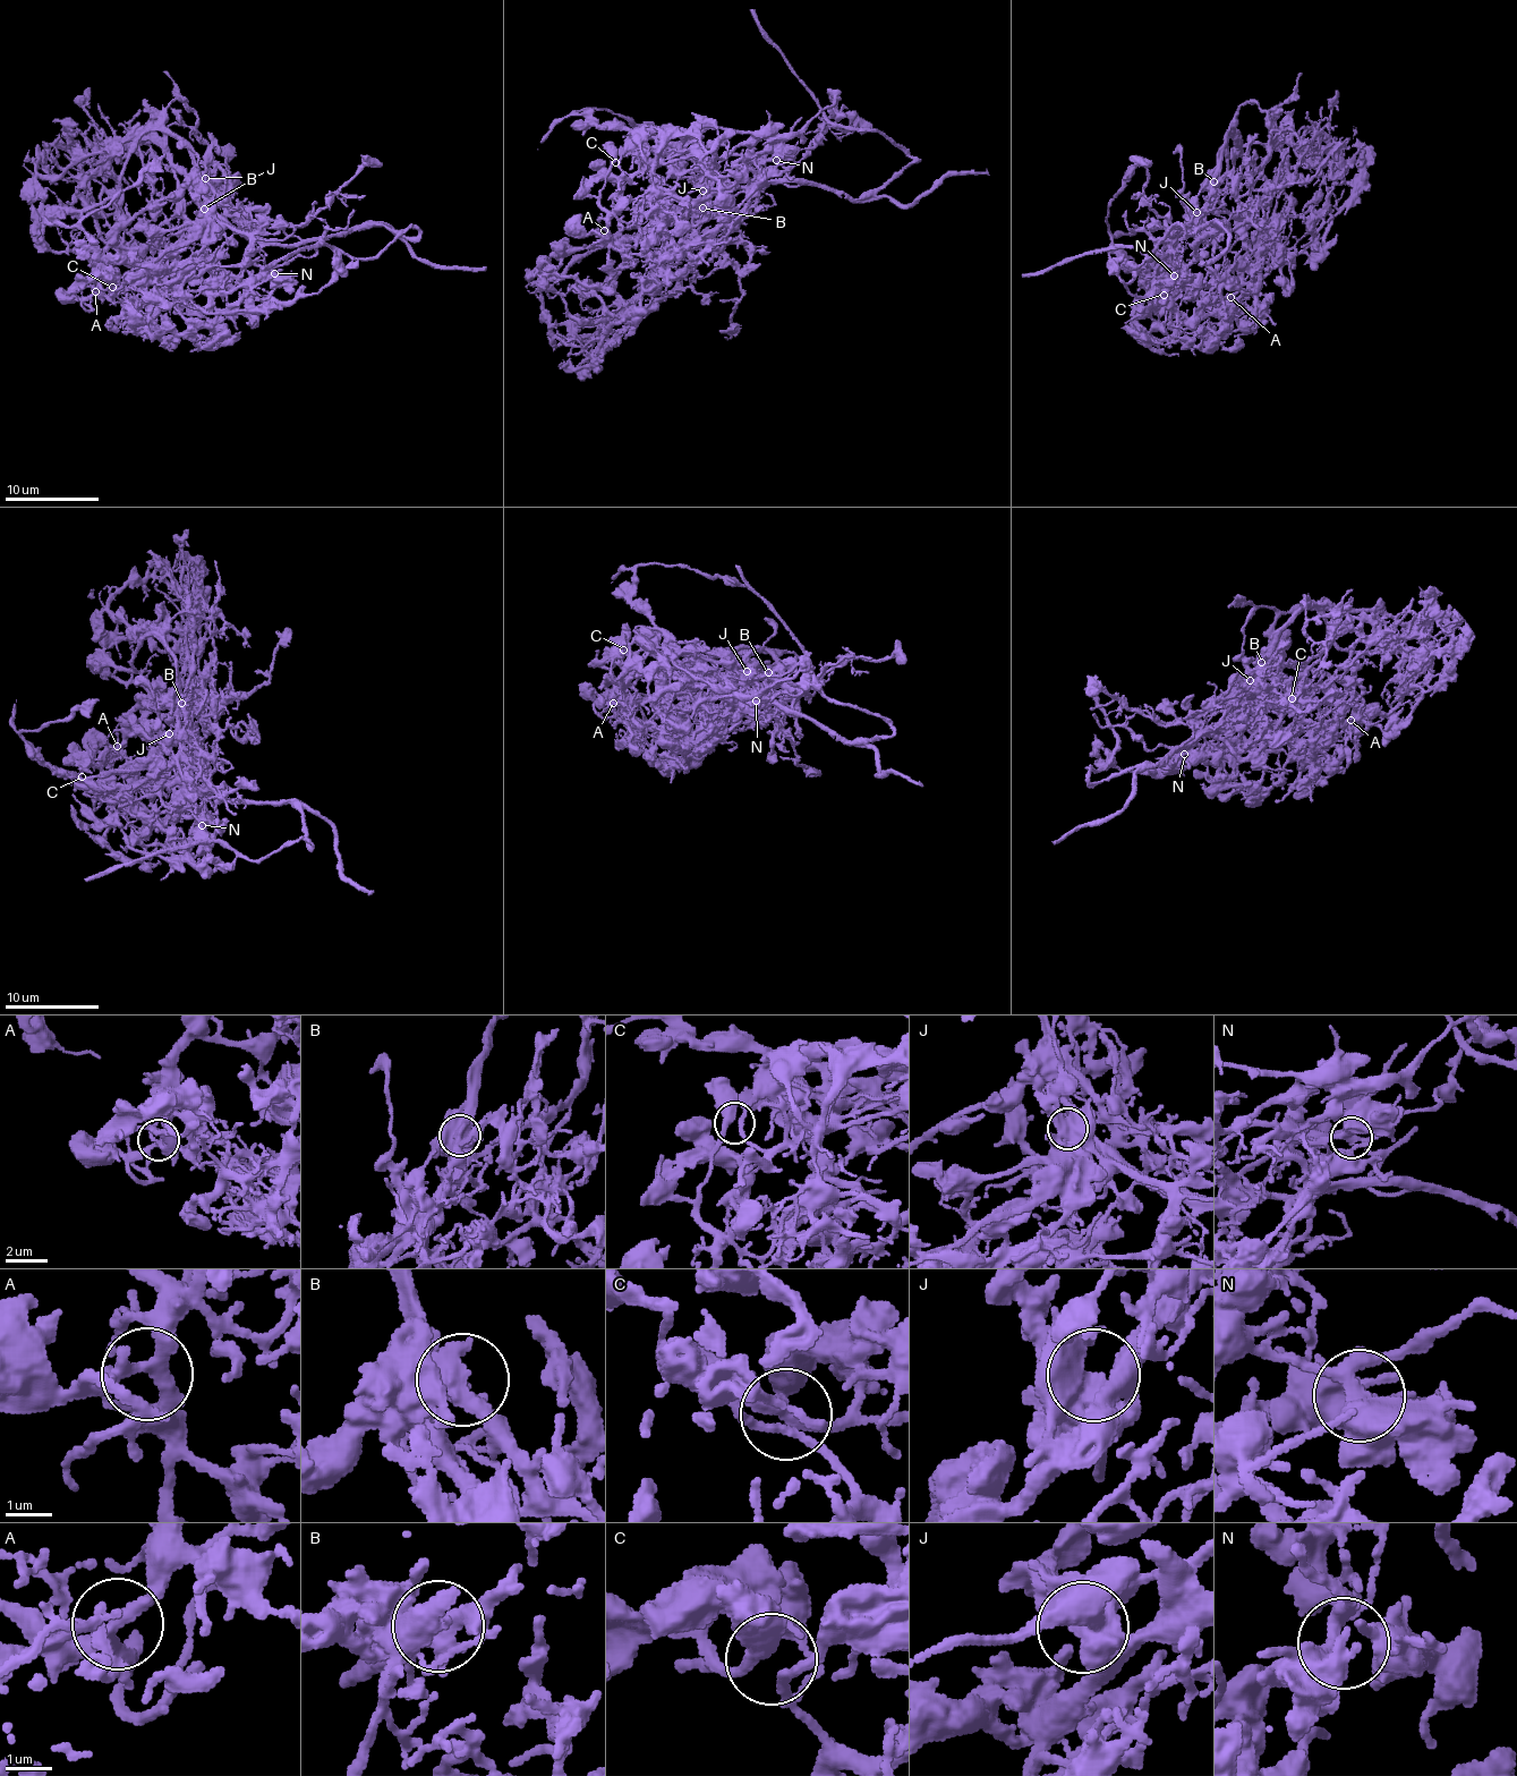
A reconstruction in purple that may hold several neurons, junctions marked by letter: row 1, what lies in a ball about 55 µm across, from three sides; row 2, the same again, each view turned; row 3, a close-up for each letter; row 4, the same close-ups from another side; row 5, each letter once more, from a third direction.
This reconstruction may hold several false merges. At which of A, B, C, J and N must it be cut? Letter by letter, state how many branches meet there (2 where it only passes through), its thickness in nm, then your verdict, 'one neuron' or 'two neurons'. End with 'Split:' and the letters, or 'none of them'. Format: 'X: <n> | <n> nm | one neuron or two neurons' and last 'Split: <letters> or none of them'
A: 4 | 280 nm | one neuron
B: 2 | 480 nm | one neuron
C: 4 | 320 nm | one neuron
J: 3 | 550 nm | one neuron
N: 4 | 360 nm | one neuron
Split: none of them

